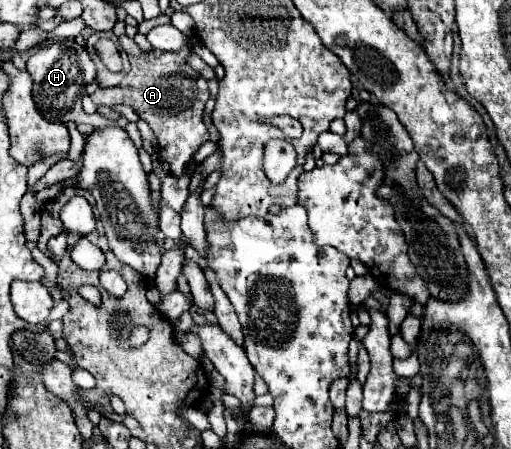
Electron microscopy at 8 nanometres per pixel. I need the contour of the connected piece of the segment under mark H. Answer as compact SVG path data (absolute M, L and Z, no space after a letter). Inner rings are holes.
M58 41L54 45L40 47L30 55L26 69L34 79L34 87L32 87L34 101L46 119L58 121L58 123L74 121L74 123L94 125L96 115L88 115L82 109L82 97L84 97L86 85L92 83L96 77L96 65L90 53L82 45L66 45Z

